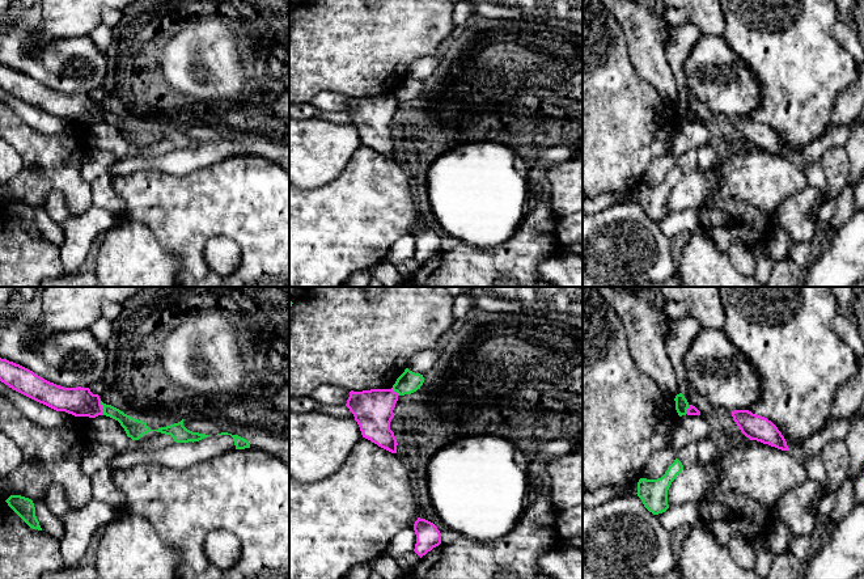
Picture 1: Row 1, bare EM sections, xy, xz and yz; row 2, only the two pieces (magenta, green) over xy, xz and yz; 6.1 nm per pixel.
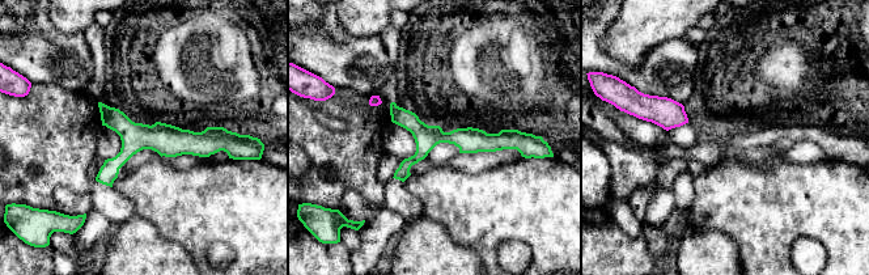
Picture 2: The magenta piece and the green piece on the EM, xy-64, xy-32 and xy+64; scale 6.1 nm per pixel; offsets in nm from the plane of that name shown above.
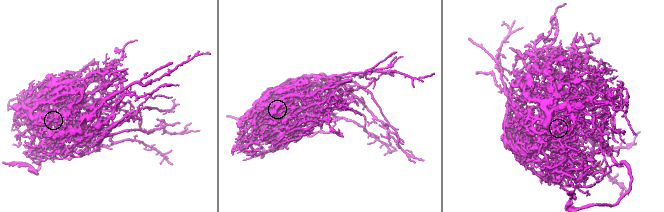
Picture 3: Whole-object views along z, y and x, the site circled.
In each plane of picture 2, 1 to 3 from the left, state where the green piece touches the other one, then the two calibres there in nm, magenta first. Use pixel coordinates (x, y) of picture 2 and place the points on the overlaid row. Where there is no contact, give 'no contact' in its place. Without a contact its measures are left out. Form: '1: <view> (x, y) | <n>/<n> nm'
1: no contact
2: no contact
3: no contact

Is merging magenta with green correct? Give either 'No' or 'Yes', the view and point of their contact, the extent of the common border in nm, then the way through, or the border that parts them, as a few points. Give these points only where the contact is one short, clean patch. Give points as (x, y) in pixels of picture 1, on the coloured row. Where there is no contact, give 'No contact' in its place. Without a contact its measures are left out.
No. Touches magenta at xy (101, 408). Shared border 90 nm. Boundary: xy (100, 401), (104, 414)

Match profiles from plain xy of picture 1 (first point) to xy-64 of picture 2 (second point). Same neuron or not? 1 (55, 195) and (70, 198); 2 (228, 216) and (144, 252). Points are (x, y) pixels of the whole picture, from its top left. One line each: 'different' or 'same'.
1: same
2: different

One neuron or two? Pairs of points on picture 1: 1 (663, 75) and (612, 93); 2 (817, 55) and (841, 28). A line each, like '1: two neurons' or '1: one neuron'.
1: two neurons
2: two neurons

